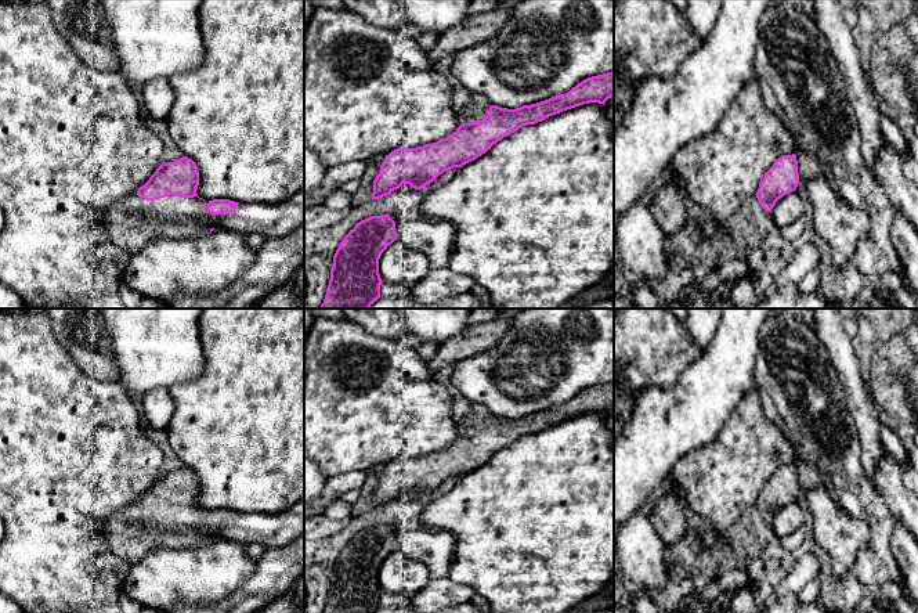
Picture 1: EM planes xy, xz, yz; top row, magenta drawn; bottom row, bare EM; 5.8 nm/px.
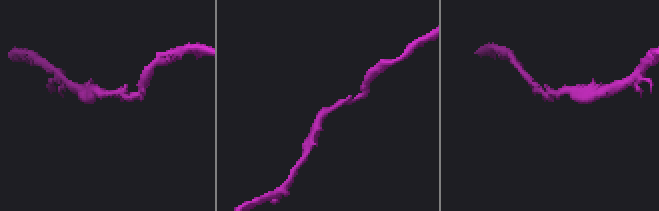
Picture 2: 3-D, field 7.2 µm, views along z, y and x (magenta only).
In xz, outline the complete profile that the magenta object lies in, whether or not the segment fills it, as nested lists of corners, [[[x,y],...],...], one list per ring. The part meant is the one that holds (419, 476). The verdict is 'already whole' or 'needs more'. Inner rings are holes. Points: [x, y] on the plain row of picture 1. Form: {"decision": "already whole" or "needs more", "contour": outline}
{"decision": "already whole", "contour": [[[607,382],[582,390],[565,404],[560,404],[536,414],[523,415],[516,419],[491,415],[489,423],[483,430],[463,433],[447,448],[441,448],[437,452],[426,454],[423,457],[398,458],[386,465],[380,475],[379,484],[373,490],[372,509],[390,505],[402,494],[409,494],[415,500],[422,500],[444,482],[453,477],[462,477],[463,475],[477,469],[491,459],[494,454],[517,441],[523,436],[535,434],[549,426],[583,414],[599,412],[604,415],[611,407],[614,407],[614,382]]]}

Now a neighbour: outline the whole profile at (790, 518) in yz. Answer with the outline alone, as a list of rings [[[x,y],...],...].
[[[796,501],[780,508],[771,519],[774,536],[780,540],[803,527],[805,515]]]

